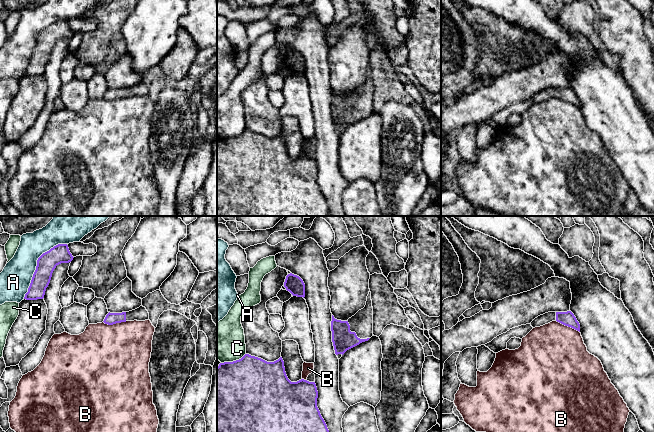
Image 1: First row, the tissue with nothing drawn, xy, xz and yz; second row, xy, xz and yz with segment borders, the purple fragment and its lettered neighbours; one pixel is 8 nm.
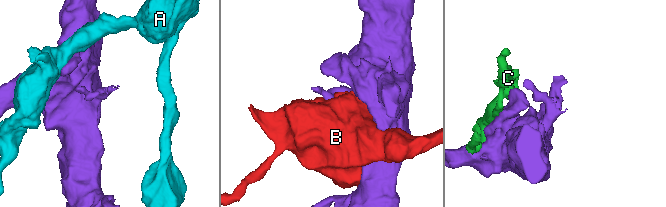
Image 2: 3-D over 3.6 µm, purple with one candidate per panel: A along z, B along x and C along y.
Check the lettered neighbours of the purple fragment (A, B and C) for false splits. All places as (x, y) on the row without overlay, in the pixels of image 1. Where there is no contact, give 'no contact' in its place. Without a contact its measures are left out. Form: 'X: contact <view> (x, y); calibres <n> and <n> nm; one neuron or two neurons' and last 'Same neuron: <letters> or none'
A: contact xy (37, 40); calibres 160 and 240 nm; two neurons
B: contact yz (568, 102); calibres 110 and 500 nm; two neurons
C: contact xz (233, 137); calibres 500 and 320 nm; two neurons
Same neuron: none

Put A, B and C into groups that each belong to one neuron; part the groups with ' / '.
A / B / C

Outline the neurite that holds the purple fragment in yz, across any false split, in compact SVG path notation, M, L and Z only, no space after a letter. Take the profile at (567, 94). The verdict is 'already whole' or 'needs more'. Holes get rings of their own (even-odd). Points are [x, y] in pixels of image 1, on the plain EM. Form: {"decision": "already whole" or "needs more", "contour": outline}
{"decision": "needs more", "contour": "M571 87L548 88L535 94L530 100L533 104L540 103L552 97L557 97L565 102L571 103L580 108L580 100Z"}

